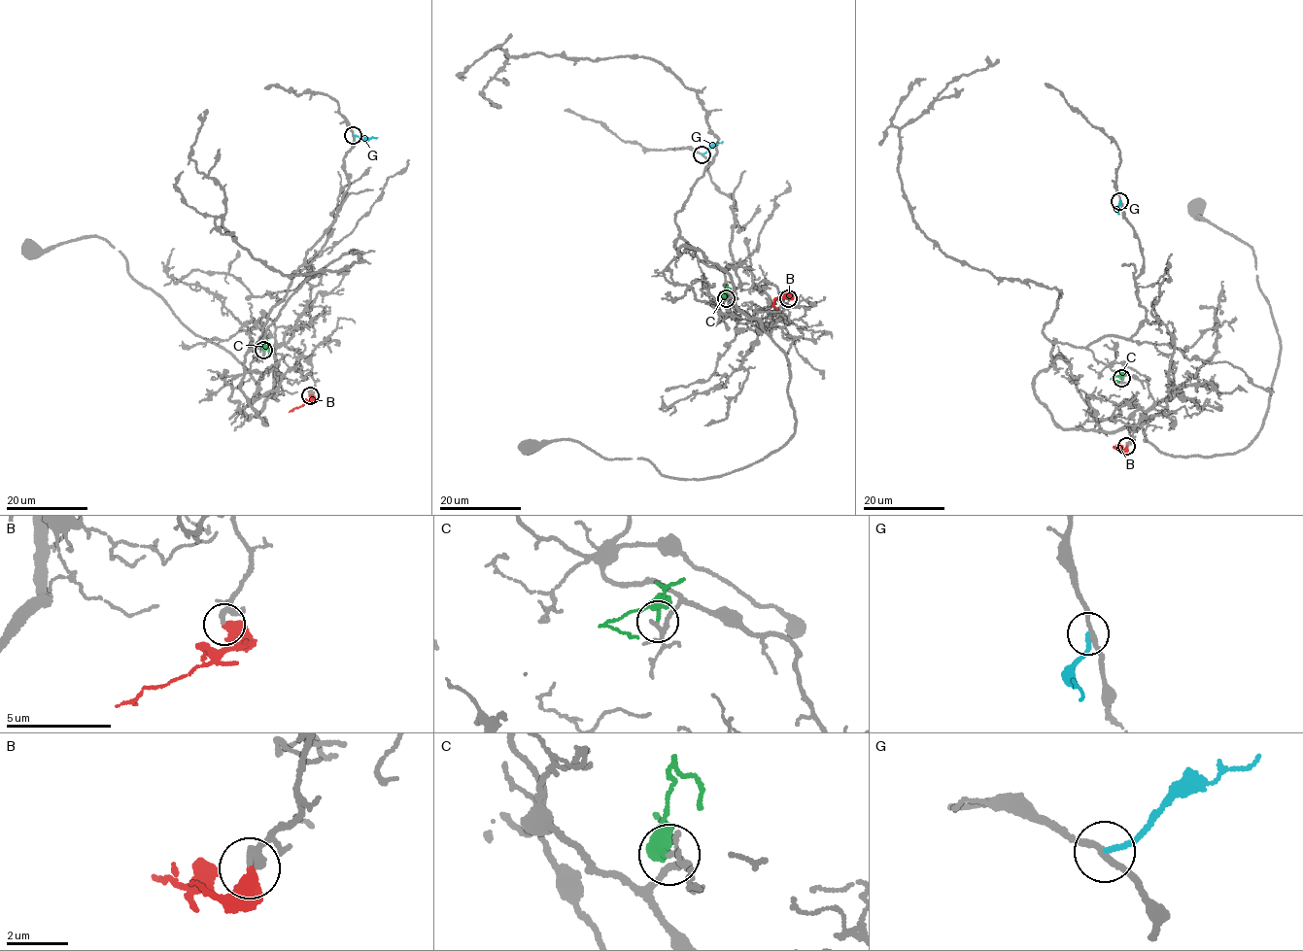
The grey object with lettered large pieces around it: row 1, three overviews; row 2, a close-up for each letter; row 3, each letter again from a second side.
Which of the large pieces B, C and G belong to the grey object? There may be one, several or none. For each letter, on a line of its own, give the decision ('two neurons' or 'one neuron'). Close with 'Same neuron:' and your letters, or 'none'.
B: one neuron
C: one neuron
G: two neurons
Same neuron: B, C

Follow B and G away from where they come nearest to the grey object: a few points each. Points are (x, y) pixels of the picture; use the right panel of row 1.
B: (1126, 446), (1122, 450), (1114, 447), (1121, 451)
G: (1120, 201), (1118, 214)

